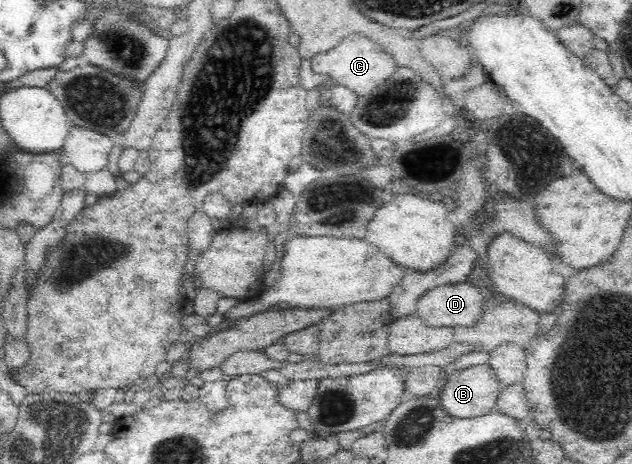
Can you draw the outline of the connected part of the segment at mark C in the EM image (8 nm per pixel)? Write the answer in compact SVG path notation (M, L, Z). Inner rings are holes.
M359 33L349 34L331 50L315 54L310 58L310 63L313 72L325 77L329 85L347 87L359 97L367 96L381 87L398 68L395 59L381 45Z

